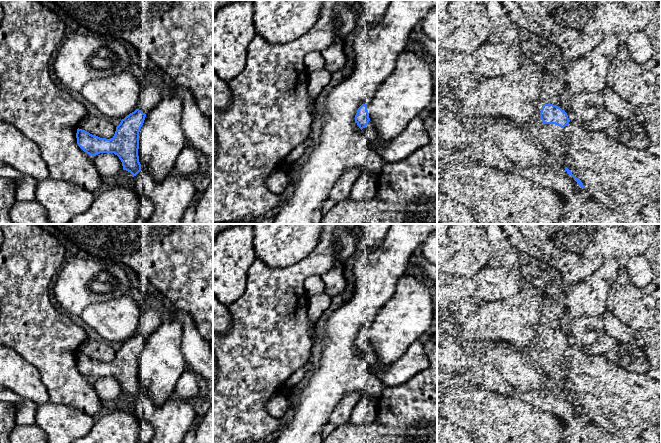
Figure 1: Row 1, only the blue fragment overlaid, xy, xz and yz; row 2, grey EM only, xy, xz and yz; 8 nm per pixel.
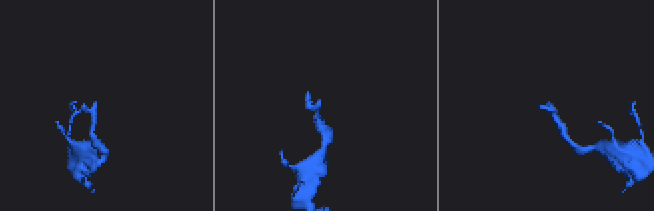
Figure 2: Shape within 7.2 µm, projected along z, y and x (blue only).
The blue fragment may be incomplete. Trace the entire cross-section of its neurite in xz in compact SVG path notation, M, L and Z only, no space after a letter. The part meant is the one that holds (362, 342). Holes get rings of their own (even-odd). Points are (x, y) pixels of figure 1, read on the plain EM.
M362 328L358 332L357 337L355 339L355 346L362 354L362 357L370 368L370 370L376 370L378 368L378 358L373 346L369 342L367 328Z

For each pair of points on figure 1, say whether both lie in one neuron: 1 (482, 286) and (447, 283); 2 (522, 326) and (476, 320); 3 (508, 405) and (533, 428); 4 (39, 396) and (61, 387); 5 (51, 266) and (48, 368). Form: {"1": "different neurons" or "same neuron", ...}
{"1": "same neuron", "2": "same neuron", "3": "same neuron", "4": "different neurons", "5": "same neuron"}

